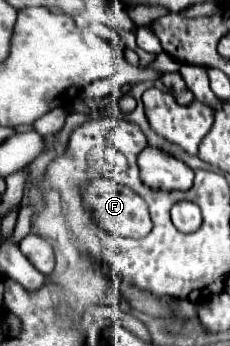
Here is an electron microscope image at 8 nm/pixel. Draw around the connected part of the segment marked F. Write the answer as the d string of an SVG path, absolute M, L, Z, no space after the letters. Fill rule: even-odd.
M93 180L89 182L89 186L85 188L85 204L89 206L89 210L93 210L93 218L107 230L107 232L117 232L121 236L131 236L131 238L143 238L145 234L149 234L149 230L153 228L151 218L149 218L149 210L143 198L134 193L127 186L115 184L113 180Z

